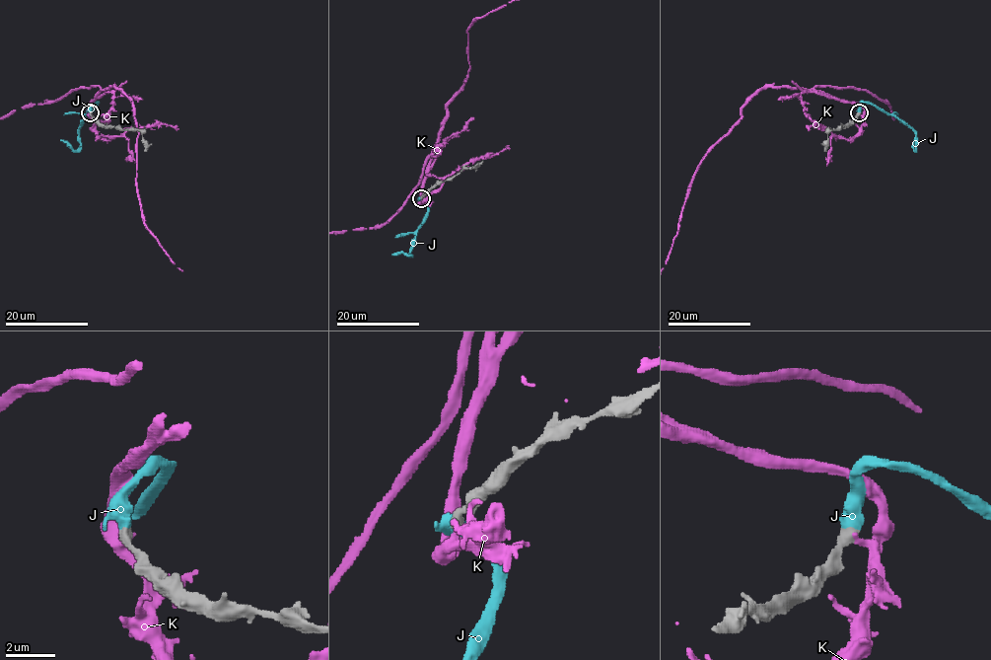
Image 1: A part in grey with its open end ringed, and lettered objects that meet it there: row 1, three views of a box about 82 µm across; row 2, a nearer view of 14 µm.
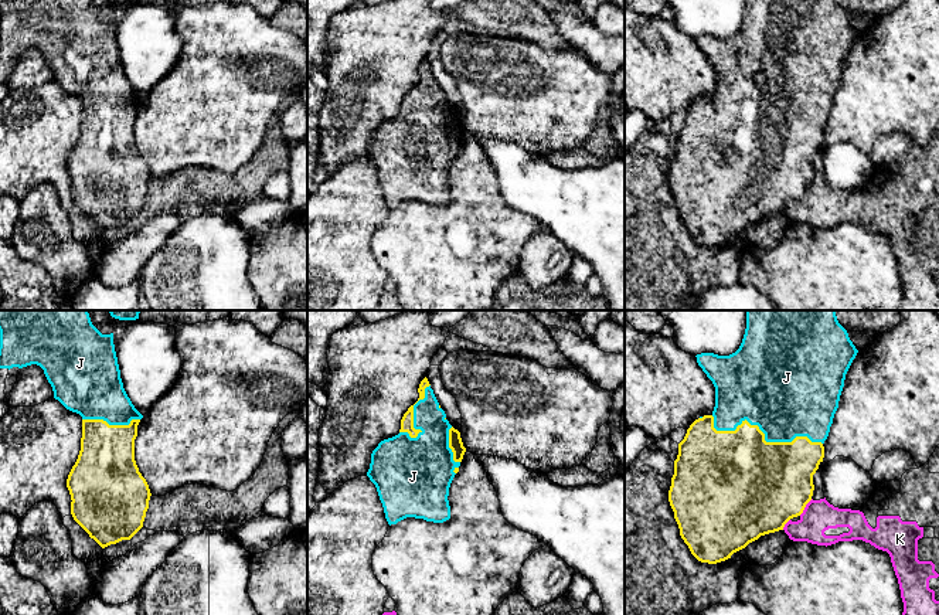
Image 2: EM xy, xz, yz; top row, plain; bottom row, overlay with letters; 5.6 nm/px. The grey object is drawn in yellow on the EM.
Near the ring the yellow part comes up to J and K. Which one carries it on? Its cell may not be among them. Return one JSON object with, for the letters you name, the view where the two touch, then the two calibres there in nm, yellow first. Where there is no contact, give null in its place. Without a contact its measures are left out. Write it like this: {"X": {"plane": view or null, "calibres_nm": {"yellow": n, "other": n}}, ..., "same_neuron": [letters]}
{"J": {"plane": "yz", "calibres_nm": {"yellow": 460, "other": 460}}, "same_neuron": ["J"]}

